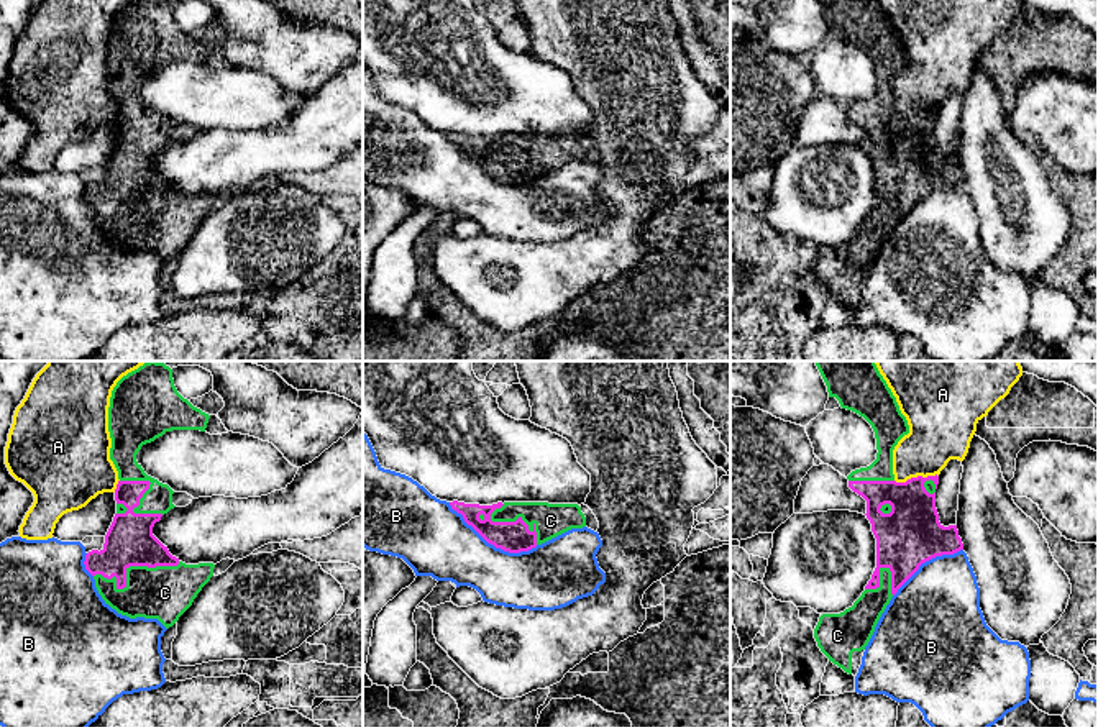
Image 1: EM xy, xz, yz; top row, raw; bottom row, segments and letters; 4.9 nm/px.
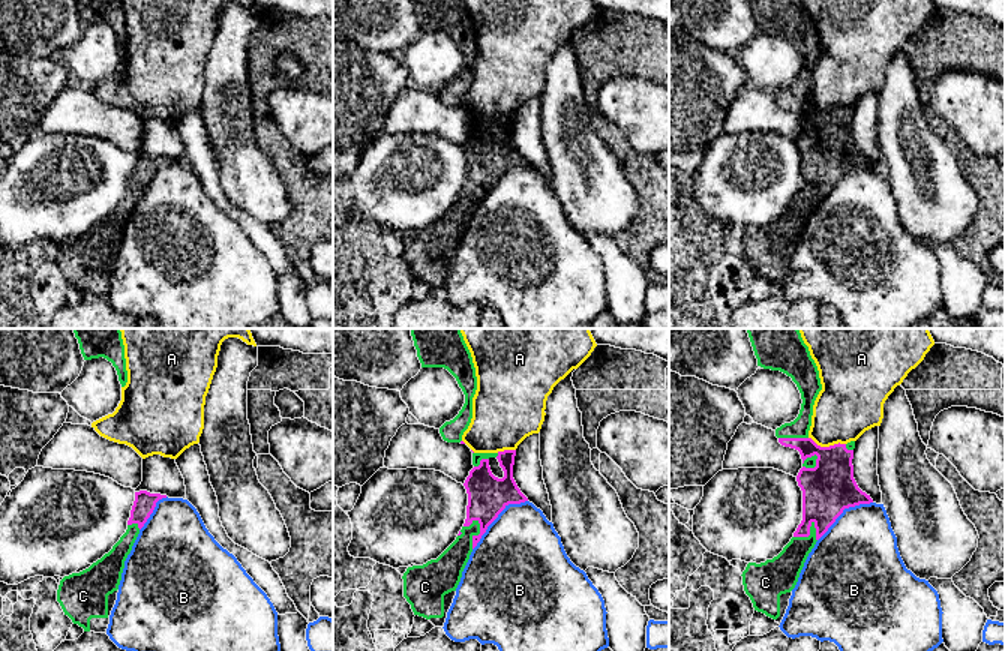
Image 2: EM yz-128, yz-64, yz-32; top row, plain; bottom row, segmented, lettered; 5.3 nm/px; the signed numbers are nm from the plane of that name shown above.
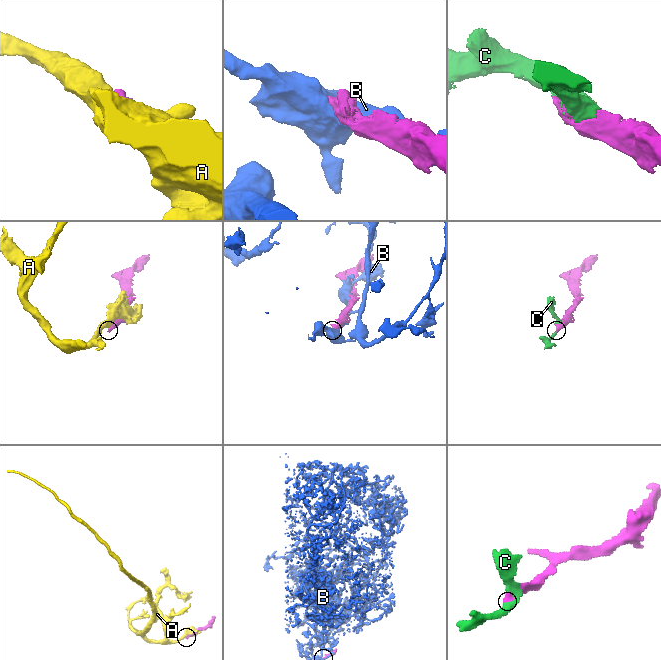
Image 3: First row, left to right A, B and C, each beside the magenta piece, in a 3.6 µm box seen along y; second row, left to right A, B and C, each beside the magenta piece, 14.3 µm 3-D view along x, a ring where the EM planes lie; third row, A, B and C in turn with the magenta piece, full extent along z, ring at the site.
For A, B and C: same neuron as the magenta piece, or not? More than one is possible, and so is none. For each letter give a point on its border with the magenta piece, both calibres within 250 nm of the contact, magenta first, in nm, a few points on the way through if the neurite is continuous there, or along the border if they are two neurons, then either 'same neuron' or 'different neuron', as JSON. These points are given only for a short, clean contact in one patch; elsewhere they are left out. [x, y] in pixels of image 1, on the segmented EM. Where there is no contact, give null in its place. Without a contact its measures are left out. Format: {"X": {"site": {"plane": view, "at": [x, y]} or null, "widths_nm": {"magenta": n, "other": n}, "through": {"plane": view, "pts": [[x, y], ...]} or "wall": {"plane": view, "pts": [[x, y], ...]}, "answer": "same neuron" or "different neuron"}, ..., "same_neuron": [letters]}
{"A": {"site": {"plane": "yz", "at": [918, 476]}, "widths_nm": {"magenta": 260, "other": 300}, "answer": "different neuron"}, "B": {"site": {"plane": "xz", "at": [491, 544]}, "widths_nm": {"magenta": 160, "other": 320}, "answer": "different neuron"}, "C": {"site": {"plane": "xy", "at": [125, 570]}, "widths_nm": {"magenta": 240, "other": 260}, "answer": "same neuron"}, "same_neuron": ["C"]}

